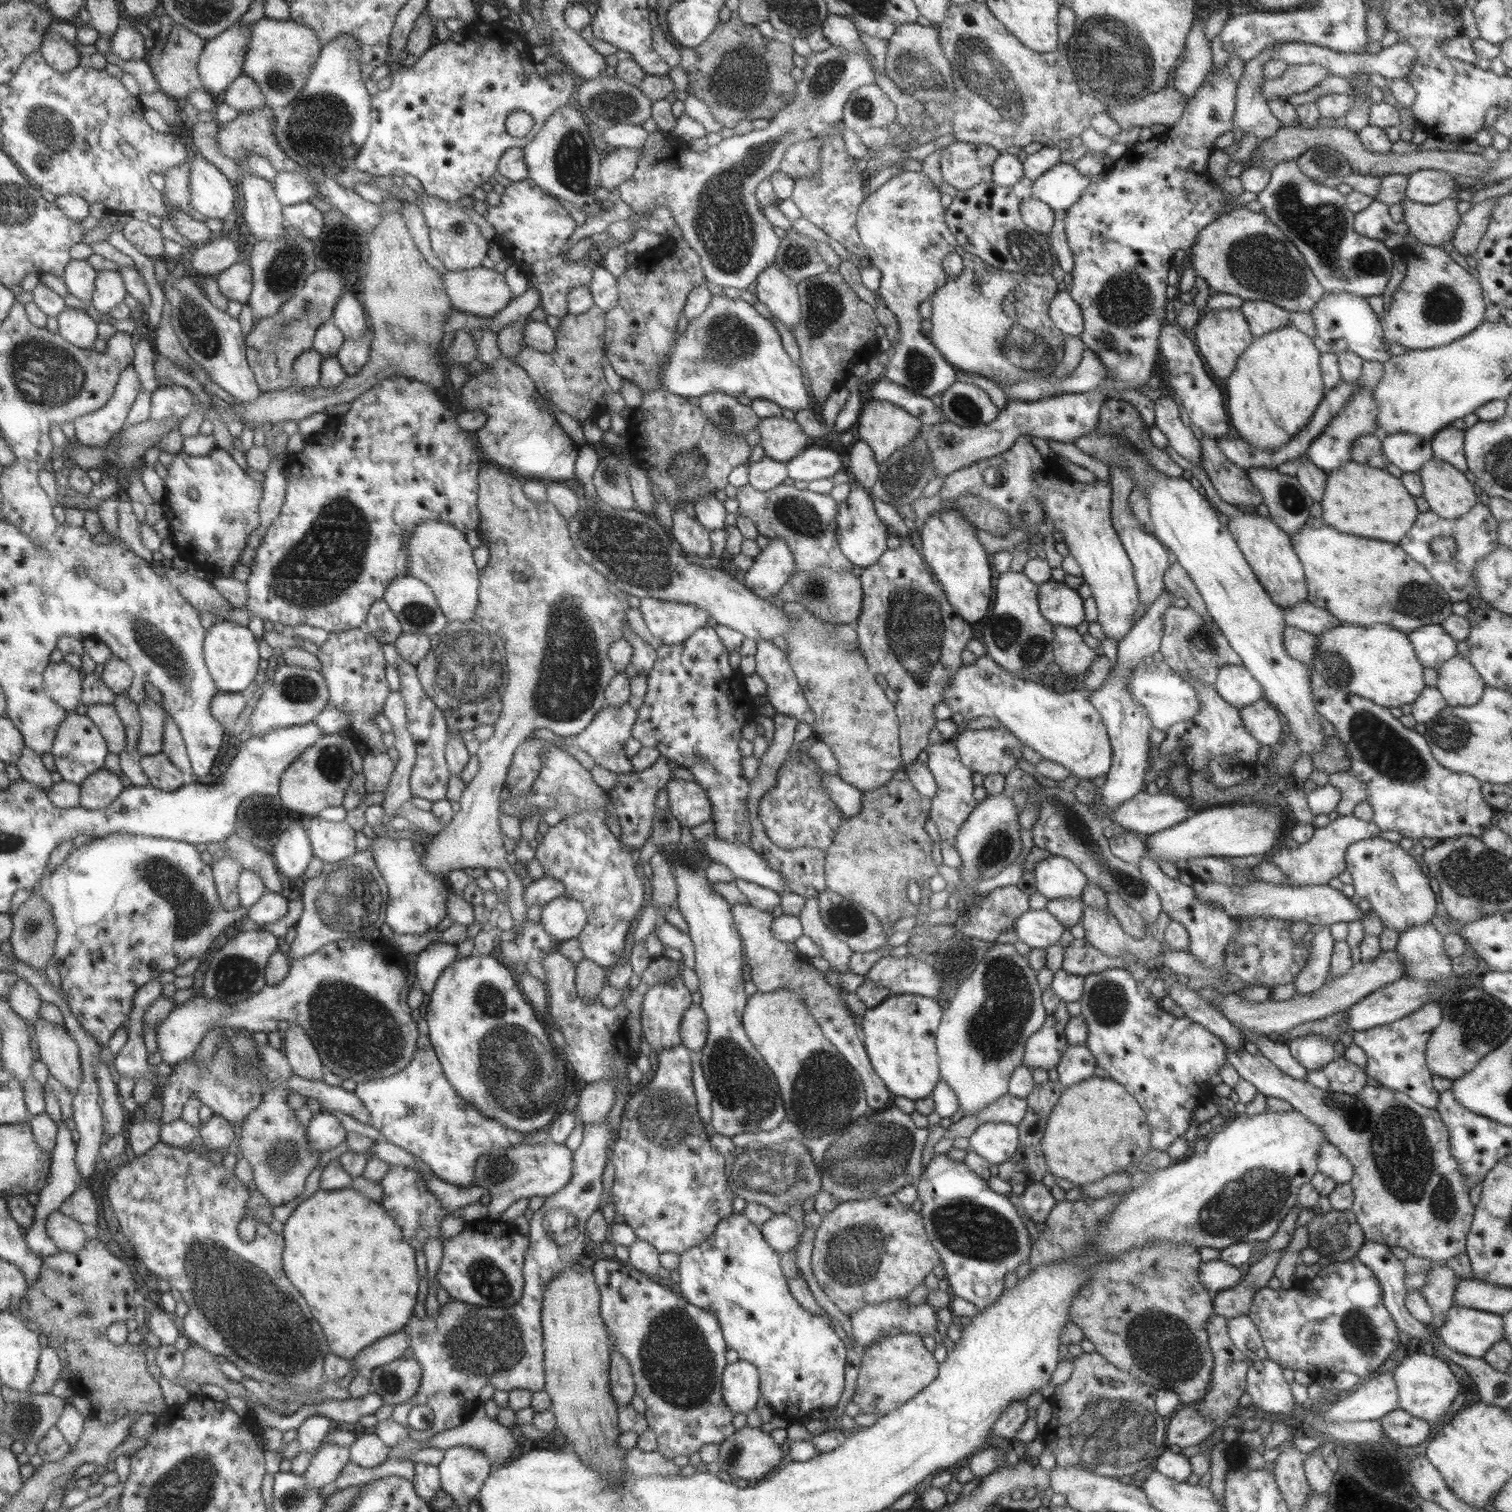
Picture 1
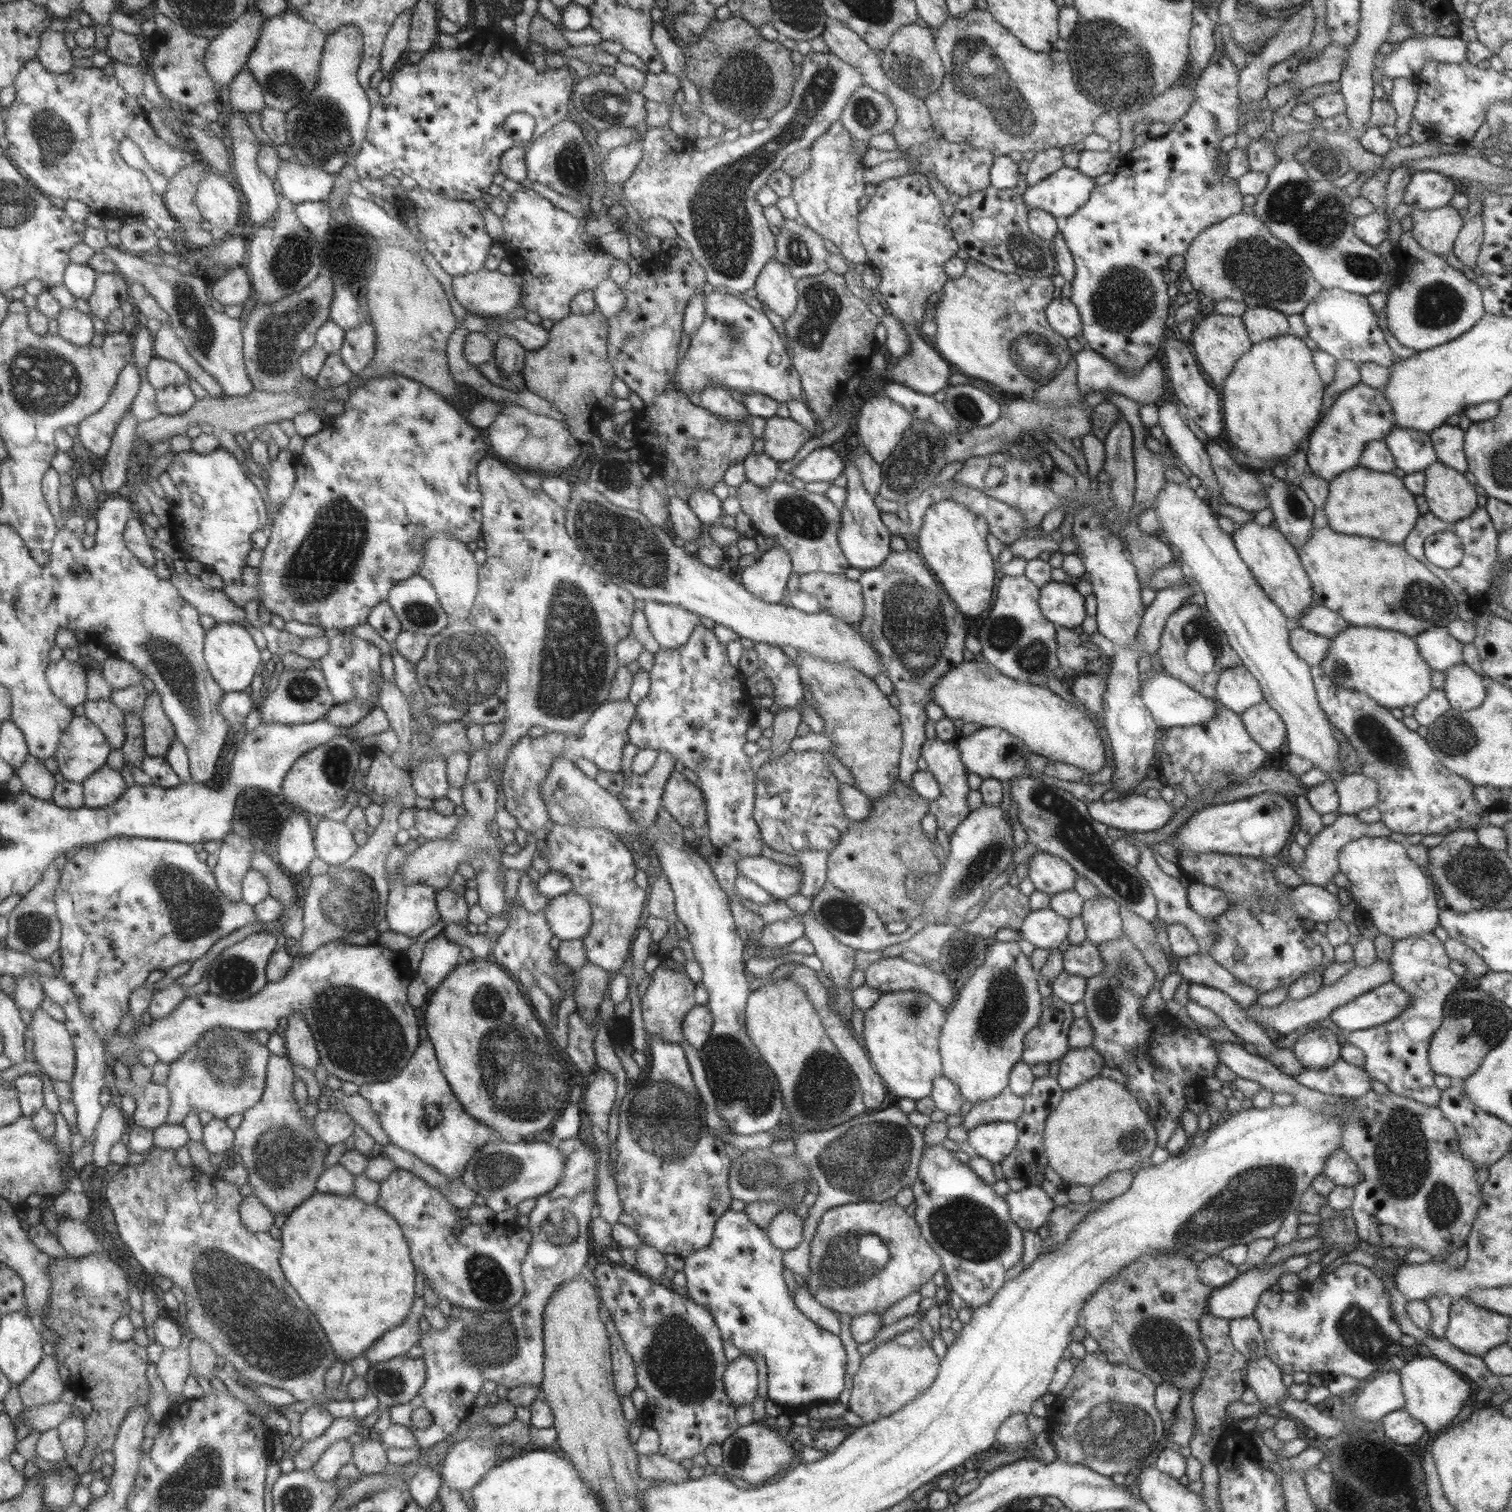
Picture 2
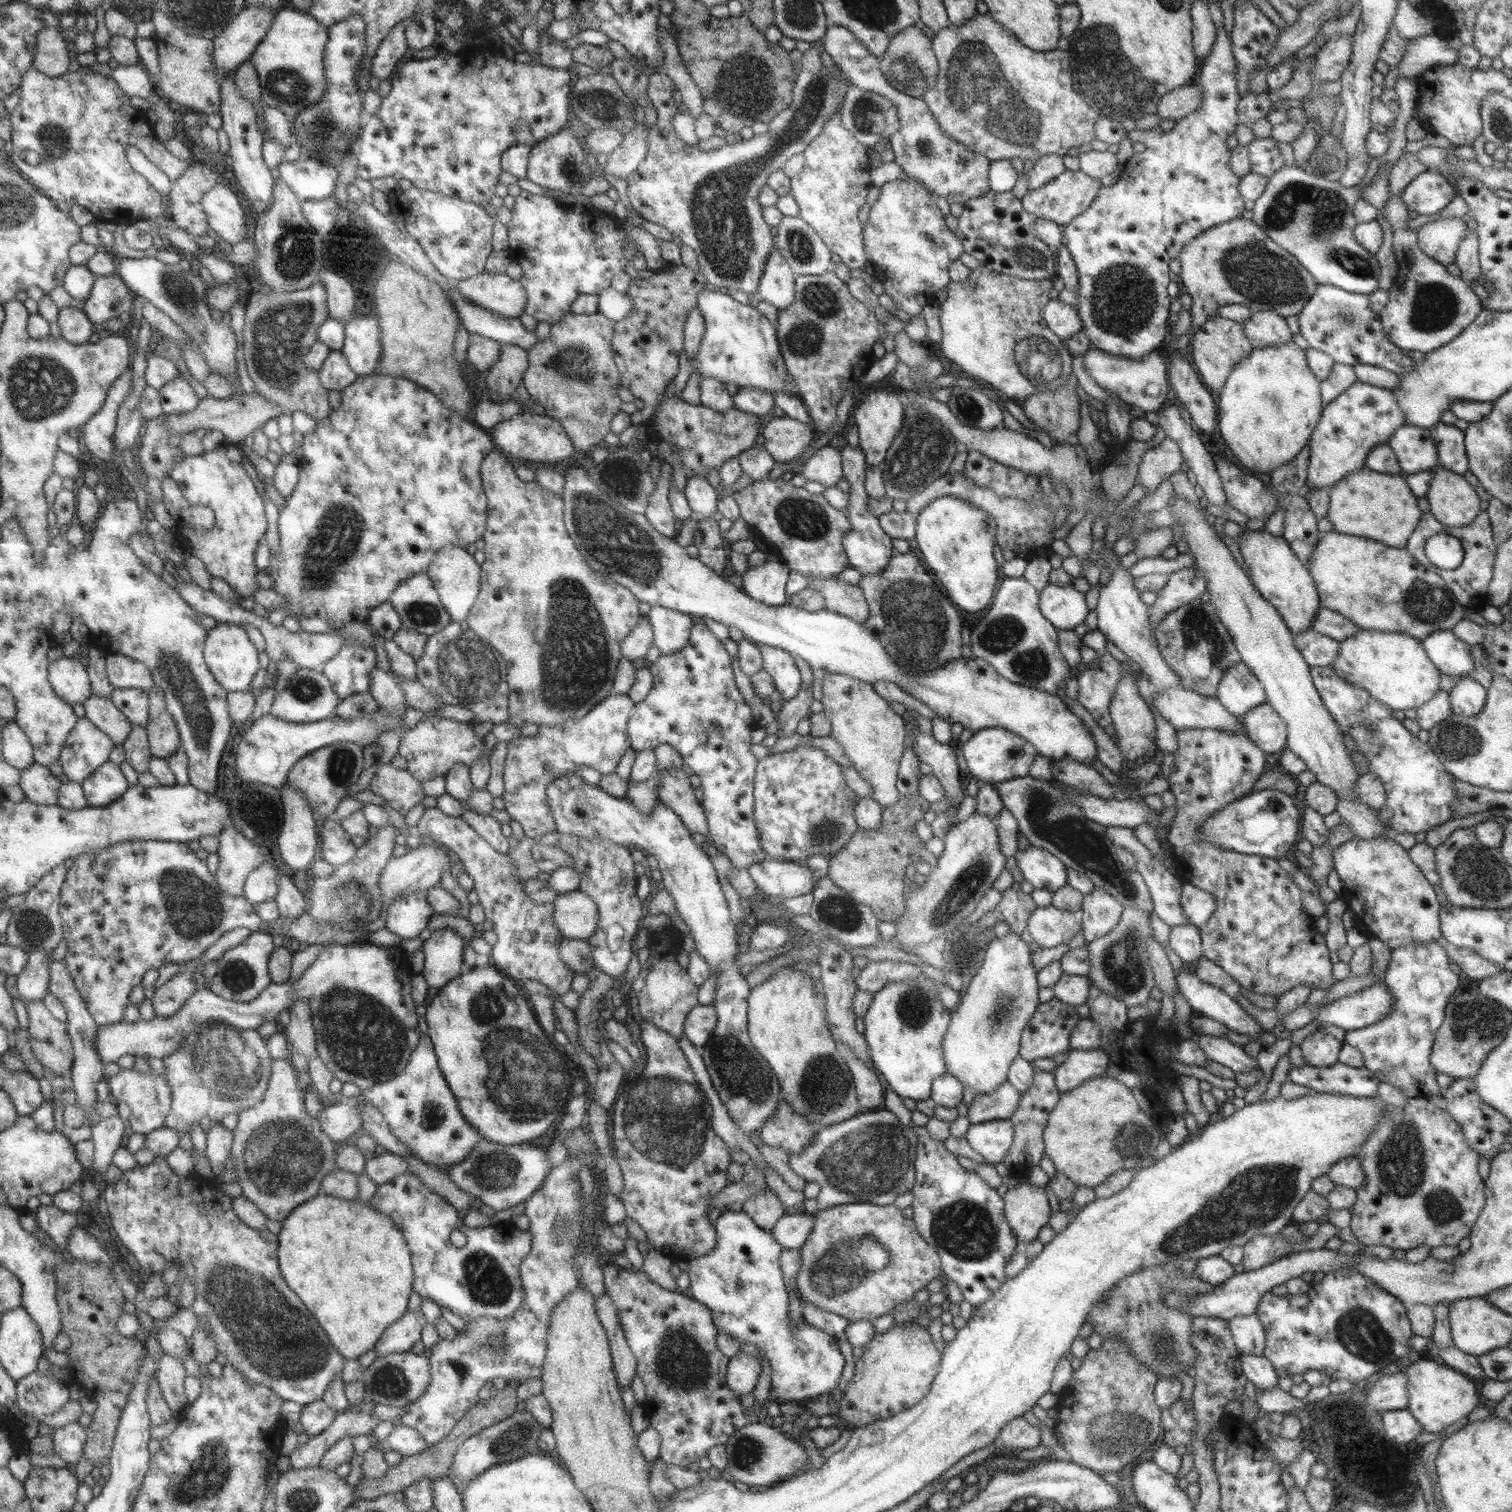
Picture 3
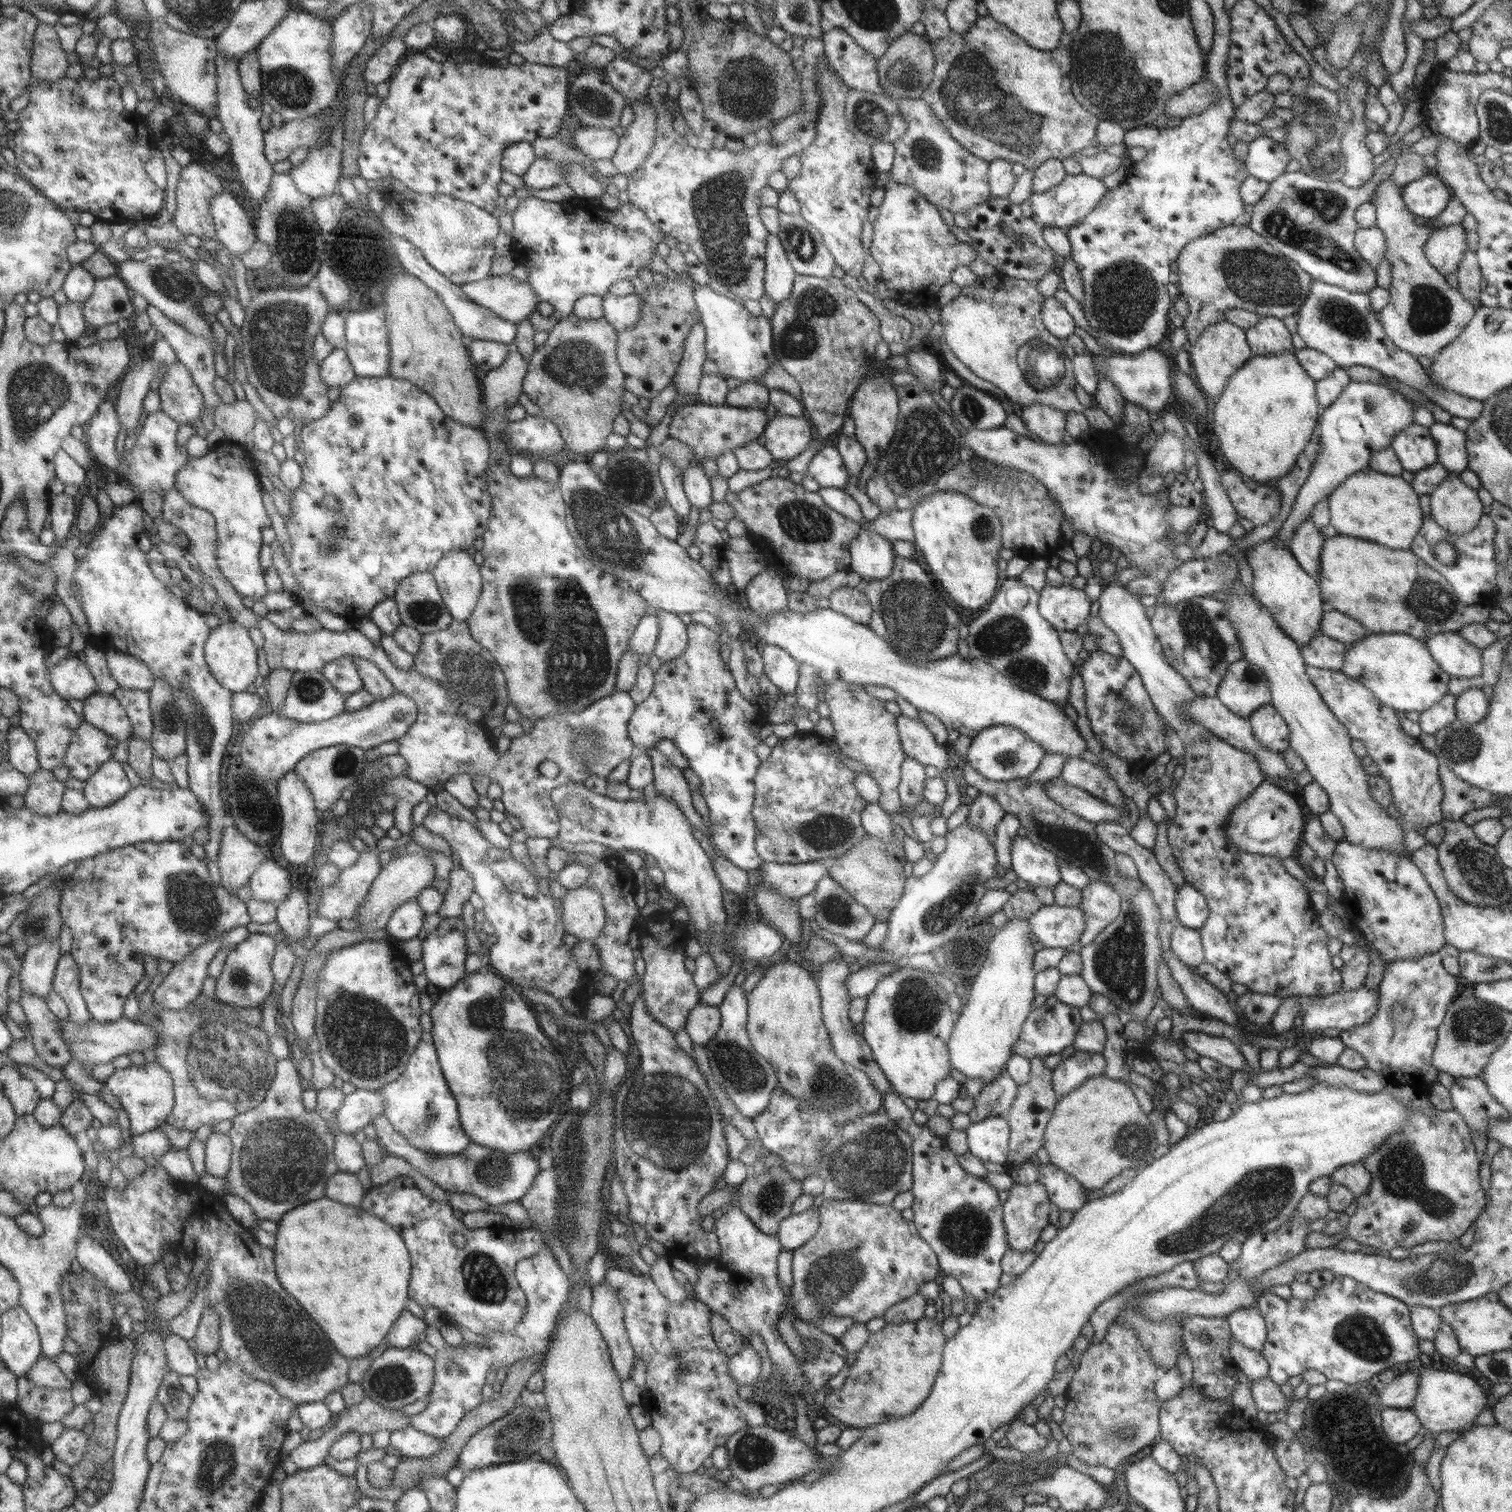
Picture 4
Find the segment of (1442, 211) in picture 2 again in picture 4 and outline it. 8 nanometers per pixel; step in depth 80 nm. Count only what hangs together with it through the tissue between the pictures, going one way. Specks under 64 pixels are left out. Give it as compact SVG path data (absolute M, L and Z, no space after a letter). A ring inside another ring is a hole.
M1461 224L1430 228L1423 254L1429 265L1441 275L1457 273L1461 257L1467 250L1465 230Z

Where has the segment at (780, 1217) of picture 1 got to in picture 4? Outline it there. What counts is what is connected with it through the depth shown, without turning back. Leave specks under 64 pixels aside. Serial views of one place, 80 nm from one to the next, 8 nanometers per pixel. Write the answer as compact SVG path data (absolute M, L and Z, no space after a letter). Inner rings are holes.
M809 1208L781 1220L776 1238L784 1250L792 1251L811 1239L817 1233L817 1229L819 1229L819 1212L817 1209Z

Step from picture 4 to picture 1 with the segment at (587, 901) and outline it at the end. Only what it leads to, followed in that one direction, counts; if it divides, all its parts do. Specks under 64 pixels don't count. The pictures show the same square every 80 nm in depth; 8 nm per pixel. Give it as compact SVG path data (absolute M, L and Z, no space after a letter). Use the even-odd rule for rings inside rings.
M563 894L541 907L540 925L555 942L576 938L586 925L582 904Z

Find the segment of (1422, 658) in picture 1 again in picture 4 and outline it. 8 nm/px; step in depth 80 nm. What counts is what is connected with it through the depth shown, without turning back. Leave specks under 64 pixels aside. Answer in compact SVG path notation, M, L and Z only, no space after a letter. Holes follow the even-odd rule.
M1437 633L1424 643L1435 664L1450 678L1474 680L1481 675L1482 649L1469 644L1459 633Z

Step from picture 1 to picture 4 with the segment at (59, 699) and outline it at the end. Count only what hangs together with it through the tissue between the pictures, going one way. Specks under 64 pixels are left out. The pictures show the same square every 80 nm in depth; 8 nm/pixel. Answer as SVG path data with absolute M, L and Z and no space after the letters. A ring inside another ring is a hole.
M82 654L68 655L50 670L55 691L65 700L85 702L98 693L97 680Z

